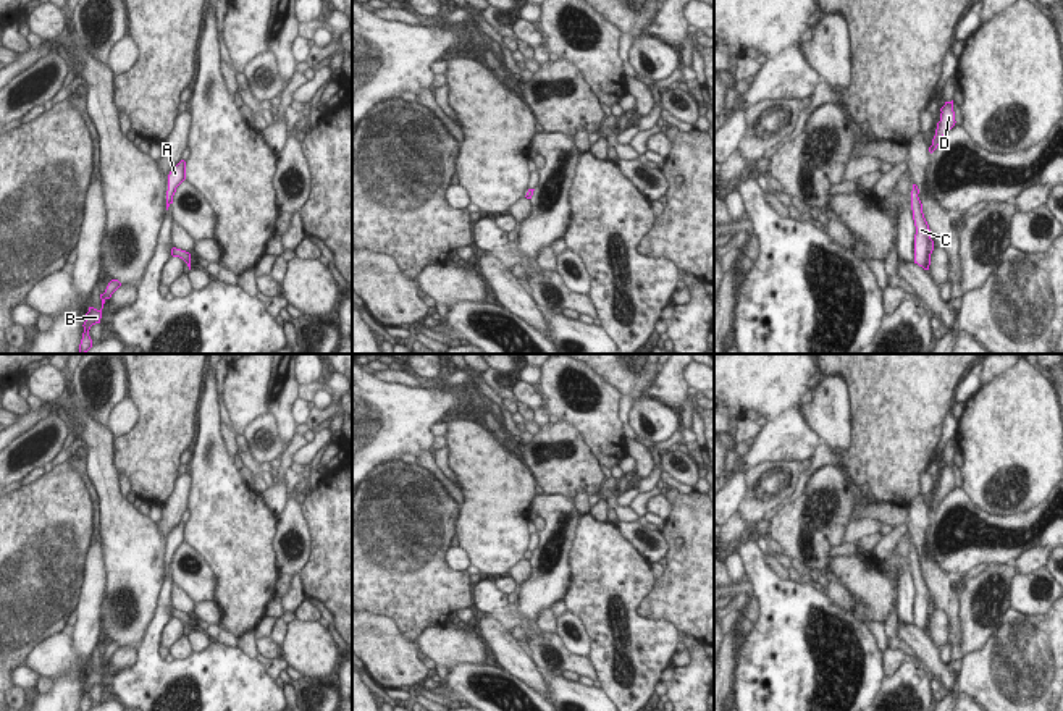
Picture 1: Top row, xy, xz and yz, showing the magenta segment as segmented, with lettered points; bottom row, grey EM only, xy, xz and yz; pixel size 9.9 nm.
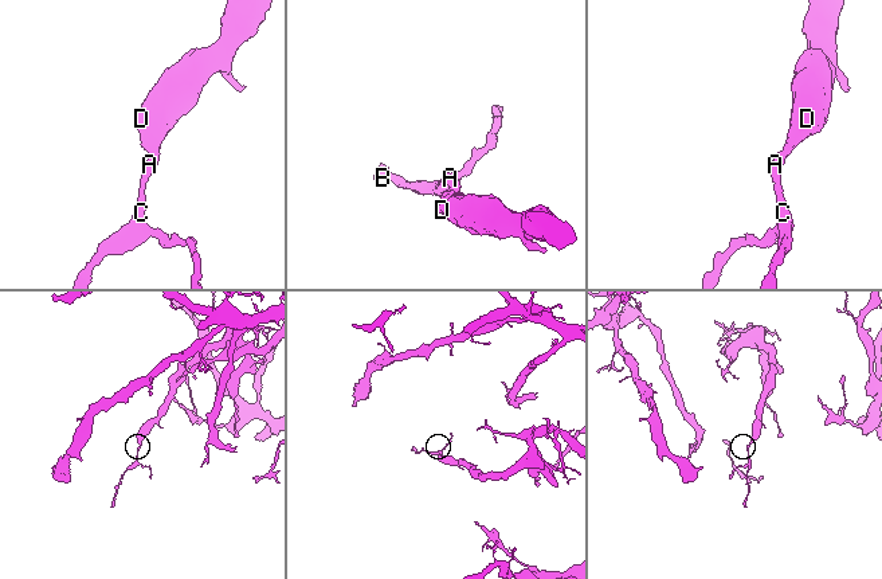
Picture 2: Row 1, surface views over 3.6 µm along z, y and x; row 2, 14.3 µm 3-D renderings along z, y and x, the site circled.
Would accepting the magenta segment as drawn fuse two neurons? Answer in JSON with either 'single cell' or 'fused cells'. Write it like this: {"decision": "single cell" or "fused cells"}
{"decision": "single cell"}

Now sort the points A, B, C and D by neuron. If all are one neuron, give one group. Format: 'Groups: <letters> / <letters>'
Groups: A B C D

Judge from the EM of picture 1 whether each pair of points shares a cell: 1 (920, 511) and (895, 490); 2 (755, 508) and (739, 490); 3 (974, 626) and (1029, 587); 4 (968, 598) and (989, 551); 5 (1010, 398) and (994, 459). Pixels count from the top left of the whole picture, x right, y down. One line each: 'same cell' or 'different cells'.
1: different cells
2: different cells
3: different cells
4: different cells
5: same cell

